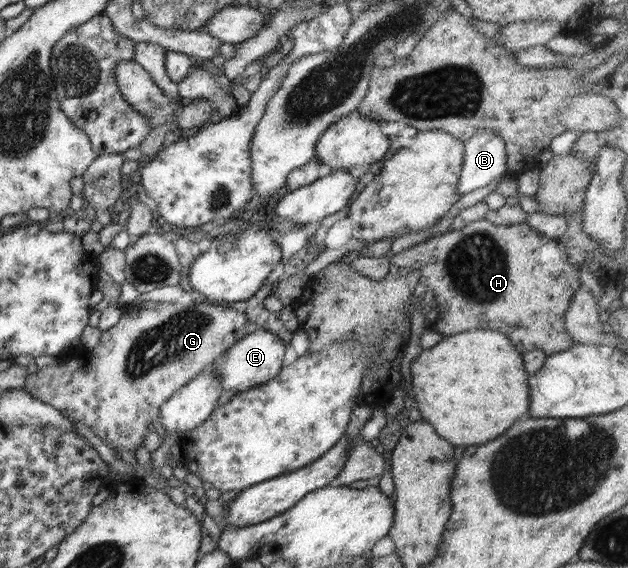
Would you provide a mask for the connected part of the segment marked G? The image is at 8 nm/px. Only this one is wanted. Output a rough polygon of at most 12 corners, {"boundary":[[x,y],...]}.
{"boundary":[[120,305],[24,392],[135,454],[246,336],[231,305]]}

